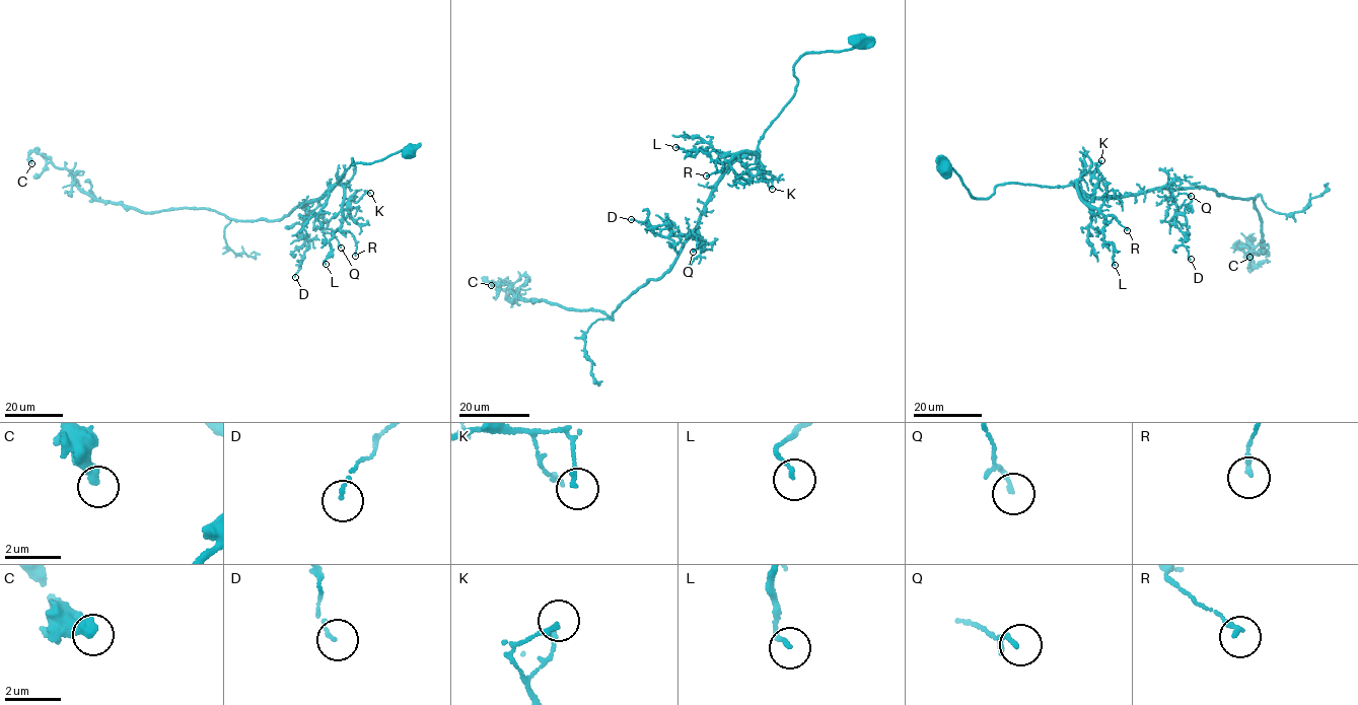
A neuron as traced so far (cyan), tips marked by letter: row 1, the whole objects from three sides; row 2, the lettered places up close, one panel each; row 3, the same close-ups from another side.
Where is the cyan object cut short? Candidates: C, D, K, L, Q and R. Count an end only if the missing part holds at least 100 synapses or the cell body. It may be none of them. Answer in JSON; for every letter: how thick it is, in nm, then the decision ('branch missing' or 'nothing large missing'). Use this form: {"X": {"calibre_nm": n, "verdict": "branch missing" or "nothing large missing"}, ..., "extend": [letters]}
{"C": {"calibre_nm": 360, "verdict": "nothing large missing"}, "D": {"calibre_nm": 110, "verdict": "nothing large missing"}, "K": {"calibre_nm": 140, "verdict": "nothing large missing"}, "L": {"calibre_nm": 130, "verdict": "nothing large missing"}, "Q": {"calibre_nm": 150, "verdict": "nothing large missing"}, "R": {"calibre_nm": 180, "verdict": "nothing large missing"}, "extend": []}

